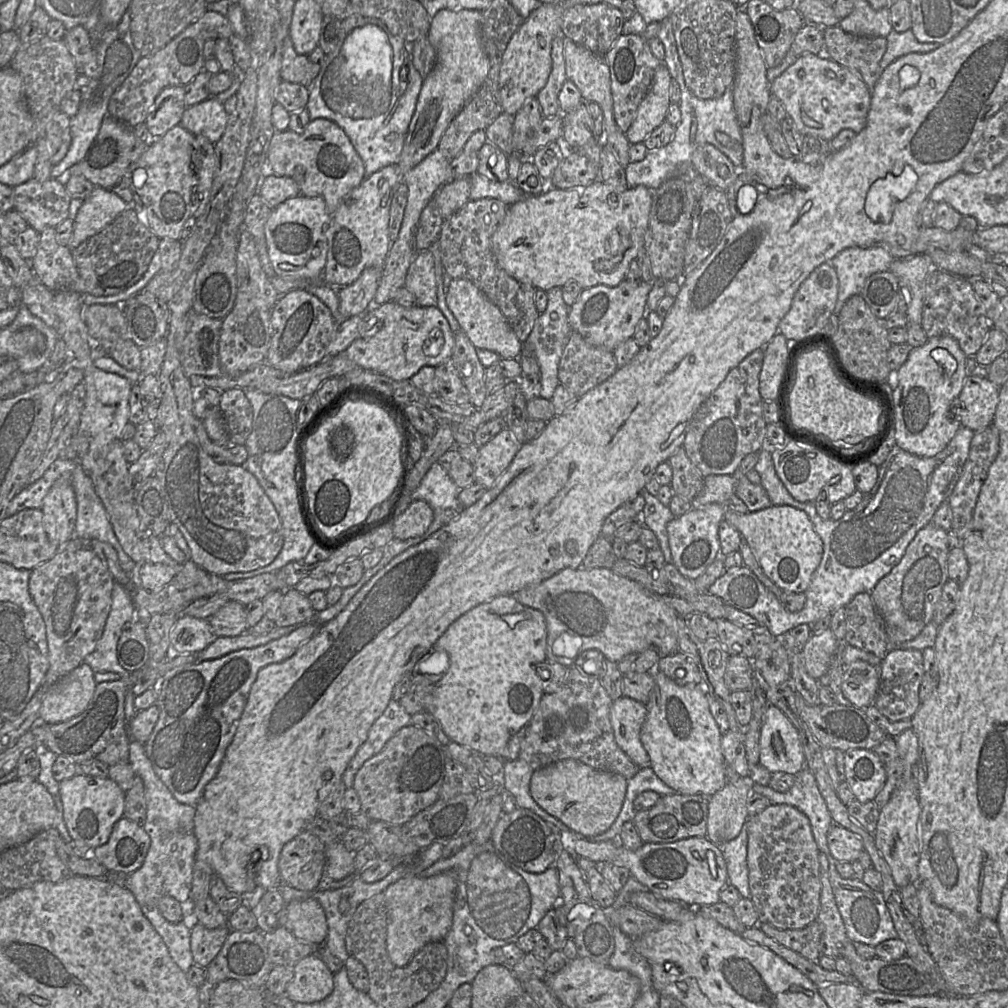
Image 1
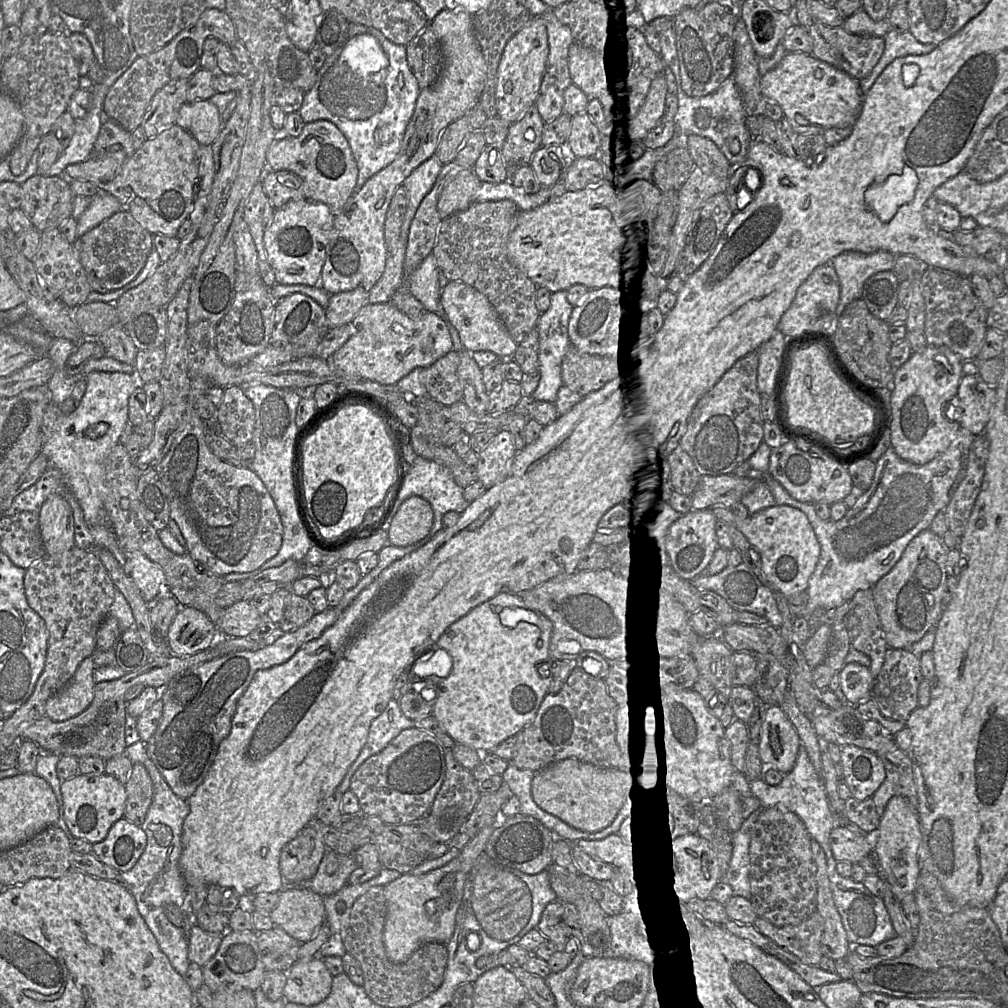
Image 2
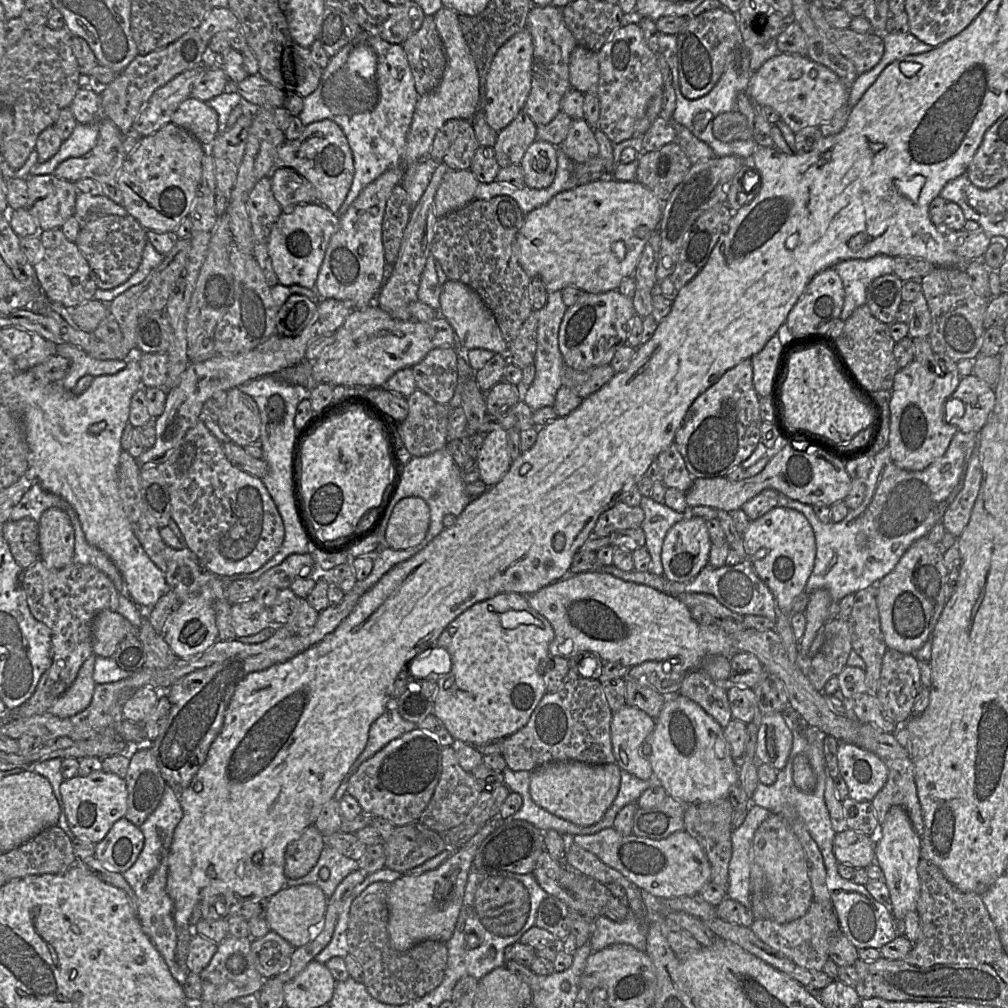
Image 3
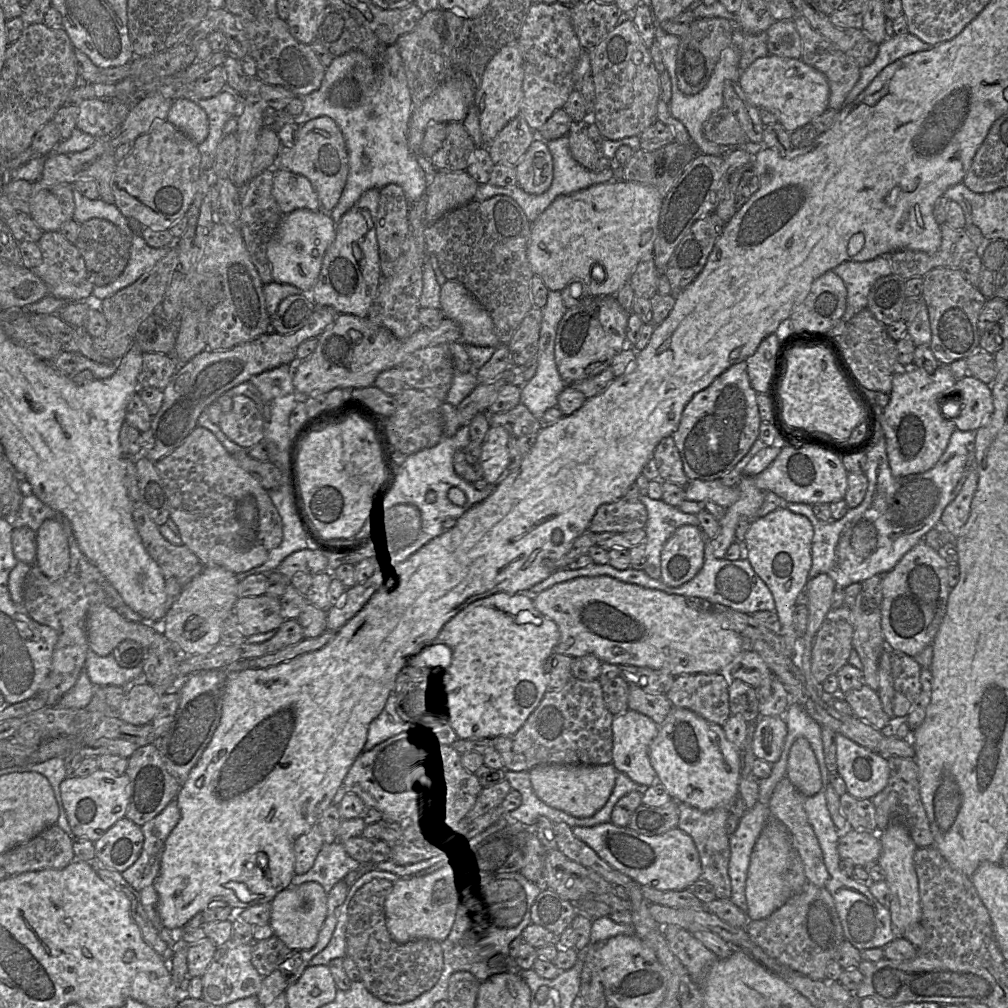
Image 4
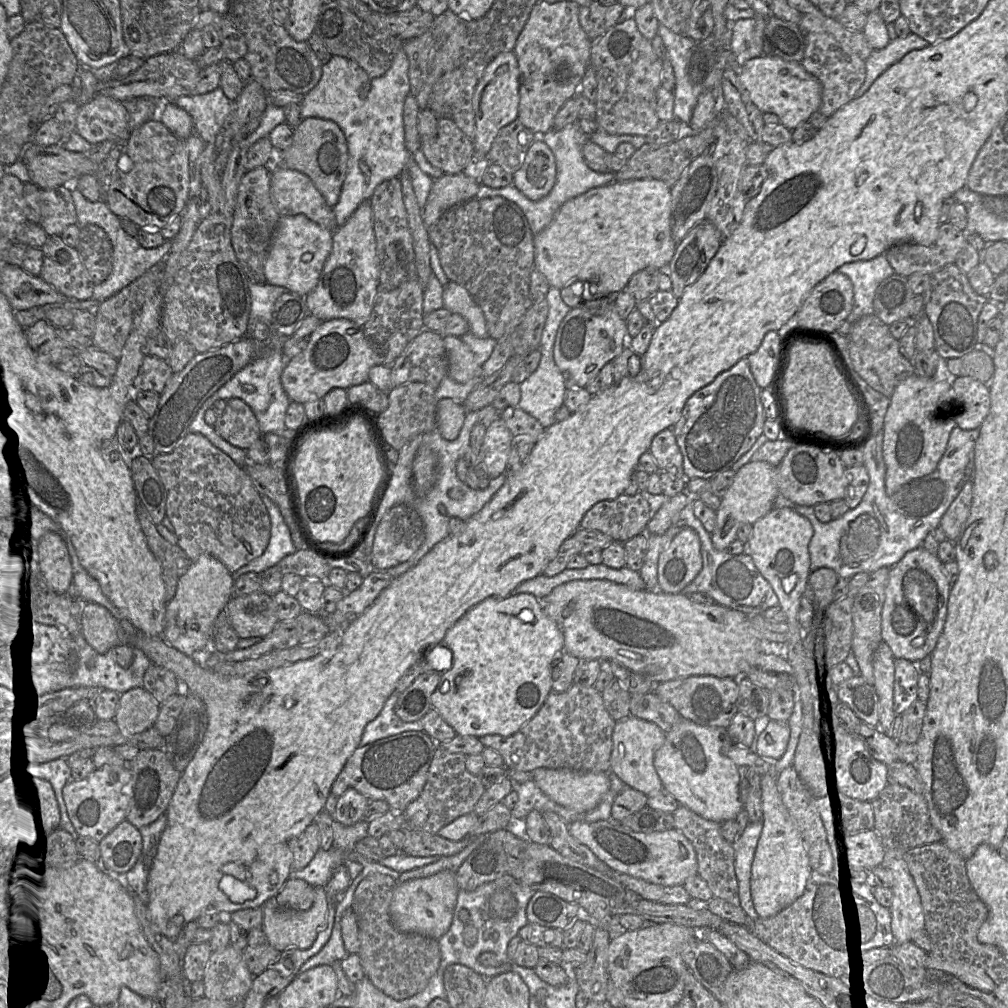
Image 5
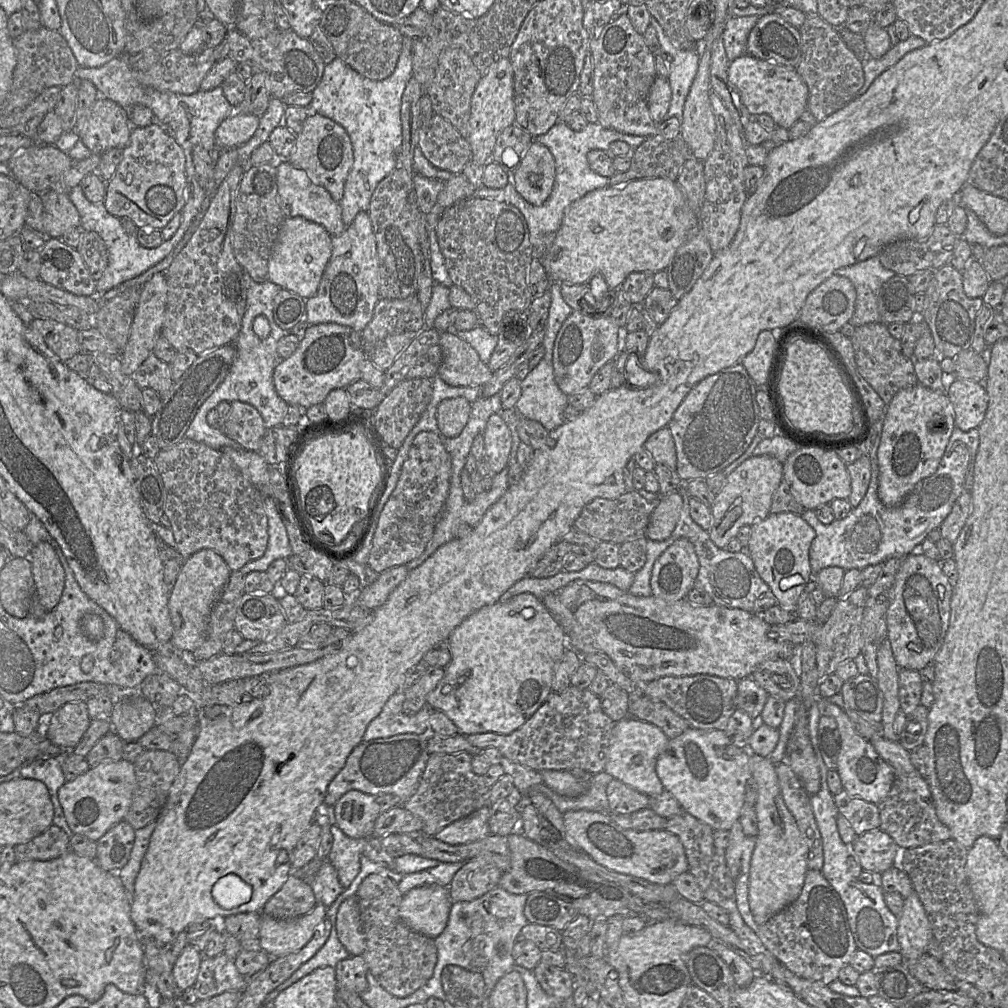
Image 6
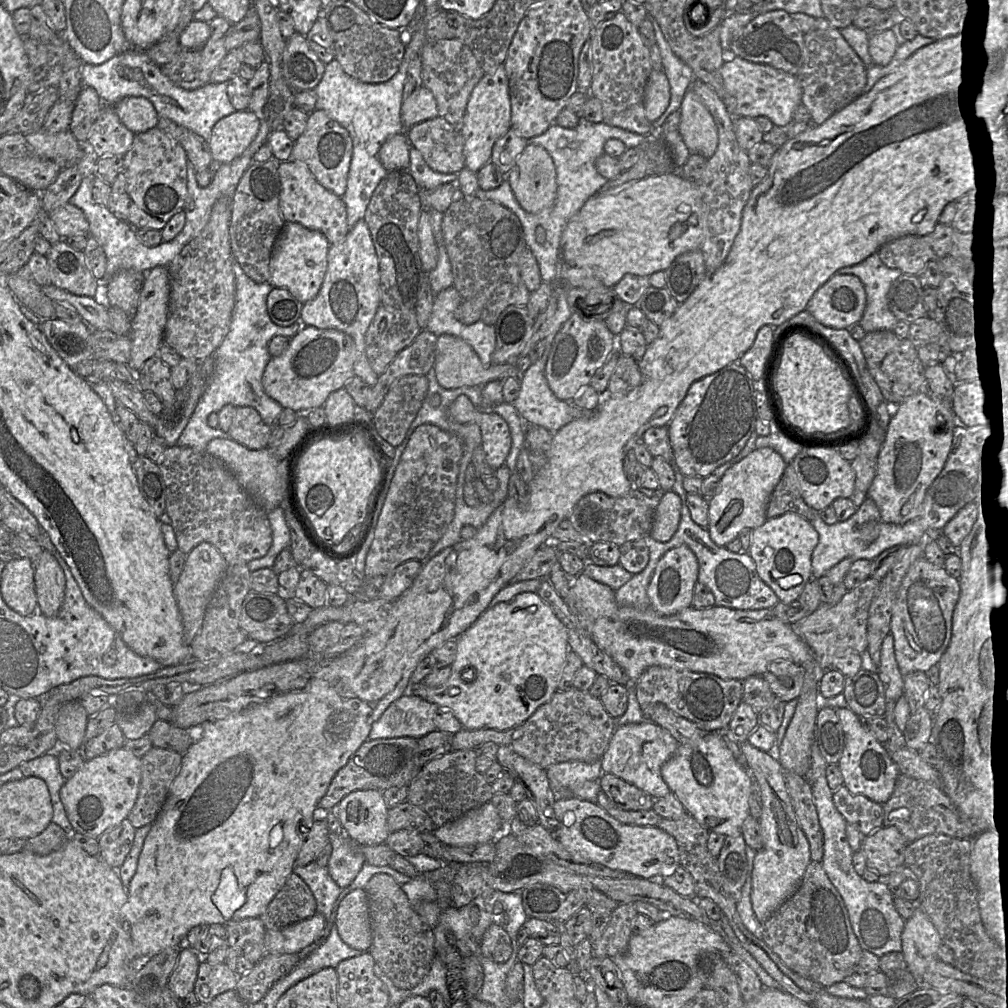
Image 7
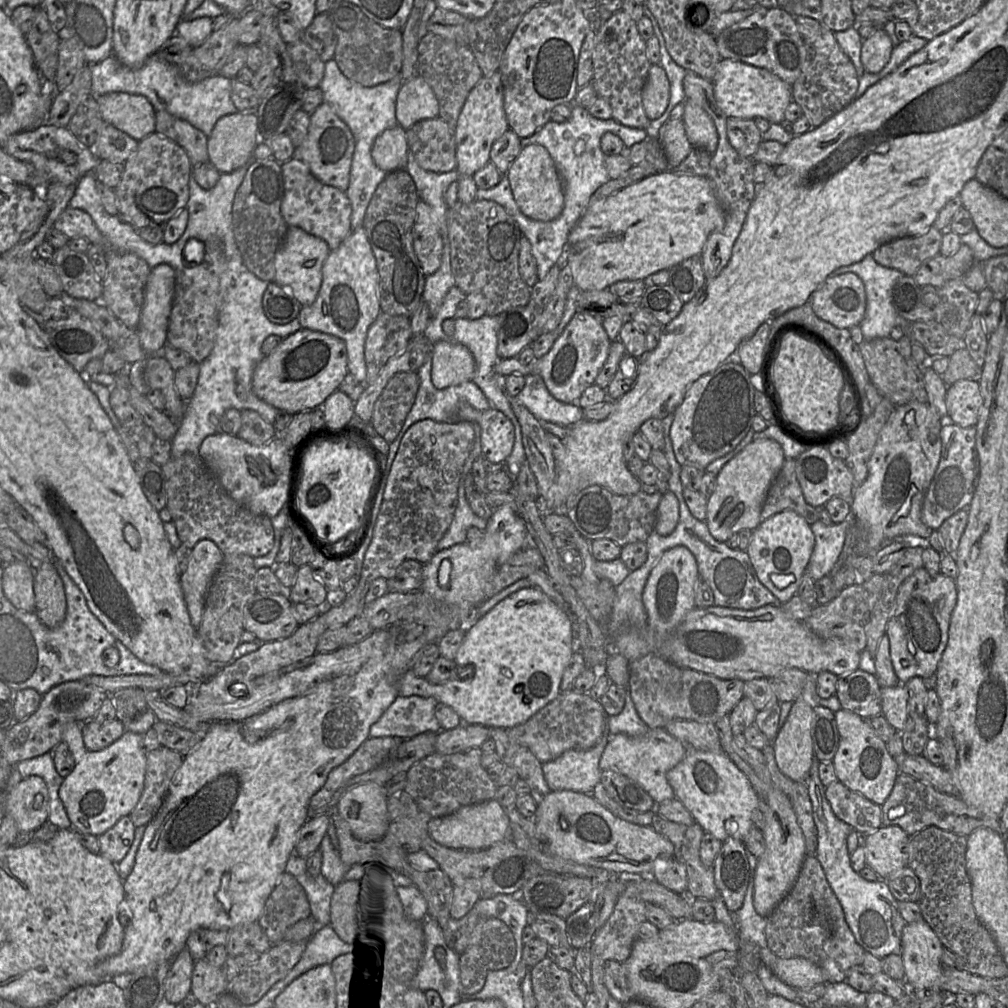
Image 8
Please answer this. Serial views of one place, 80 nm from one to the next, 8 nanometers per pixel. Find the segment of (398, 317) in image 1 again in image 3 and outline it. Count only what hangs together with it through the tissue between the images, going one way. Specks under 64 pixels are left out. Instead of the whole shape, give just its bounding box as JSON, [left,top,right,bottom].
[313,304,457,387]

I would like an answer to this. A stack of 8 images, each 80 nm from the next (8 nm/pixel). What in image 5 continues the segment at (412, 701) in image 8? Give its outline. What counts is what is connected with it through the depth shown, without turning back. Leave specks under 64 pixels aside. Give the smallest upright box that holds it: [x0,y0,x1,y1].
[360,692,423,746]

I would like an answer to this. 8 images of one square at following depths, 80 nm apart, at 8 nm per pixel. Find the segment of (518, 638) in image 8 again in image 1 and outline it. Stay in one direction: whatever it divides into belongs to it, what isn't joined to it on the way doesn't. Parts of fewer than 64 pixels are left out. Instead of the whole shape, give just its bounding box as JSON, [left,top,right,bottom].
[429,594,547,757]

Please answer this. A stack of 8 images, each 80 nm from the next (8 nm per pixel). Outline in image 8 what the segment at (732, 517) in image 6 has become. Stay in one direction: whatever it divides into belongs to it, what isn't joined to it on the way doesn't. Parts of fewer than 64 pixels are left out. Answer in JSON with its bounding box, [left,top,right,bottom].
[706,439,785,542]

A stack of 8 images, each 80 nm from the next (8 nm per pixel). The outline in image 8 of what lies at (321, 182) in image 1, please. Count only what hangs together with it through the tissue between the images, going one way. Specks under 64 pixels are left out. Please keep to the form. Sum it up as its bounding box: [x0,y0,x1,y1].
[296,103,355,192]

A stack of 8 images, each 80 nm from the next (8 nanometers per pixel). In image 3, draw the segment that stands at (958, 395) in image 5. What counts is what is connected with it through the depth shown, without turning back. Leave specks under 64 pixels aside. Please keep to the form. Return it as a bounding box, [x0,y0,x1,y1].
[949,373,995,433]

